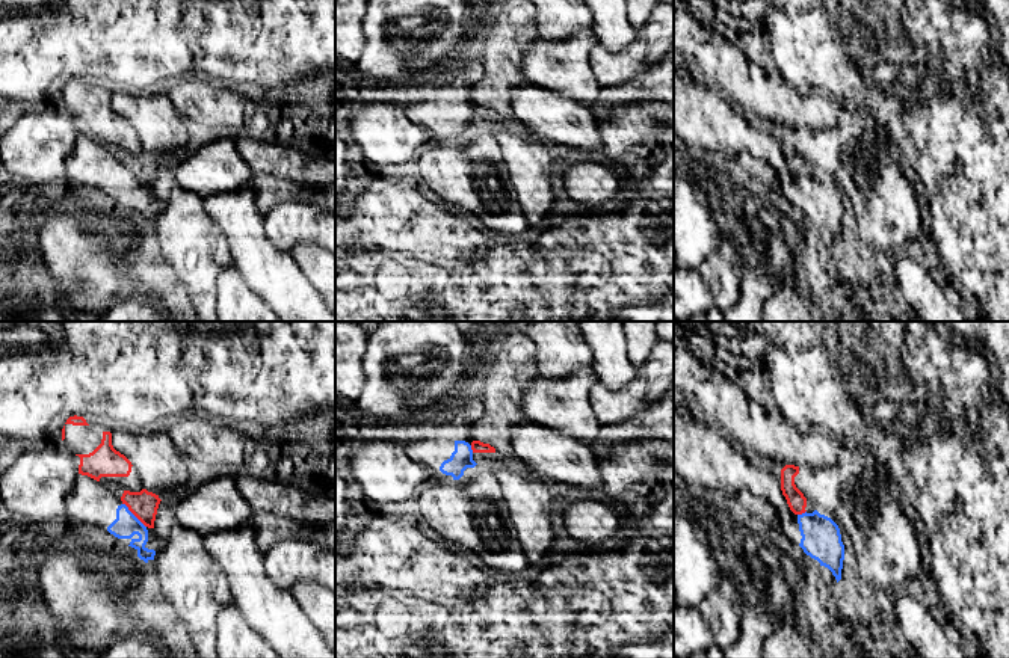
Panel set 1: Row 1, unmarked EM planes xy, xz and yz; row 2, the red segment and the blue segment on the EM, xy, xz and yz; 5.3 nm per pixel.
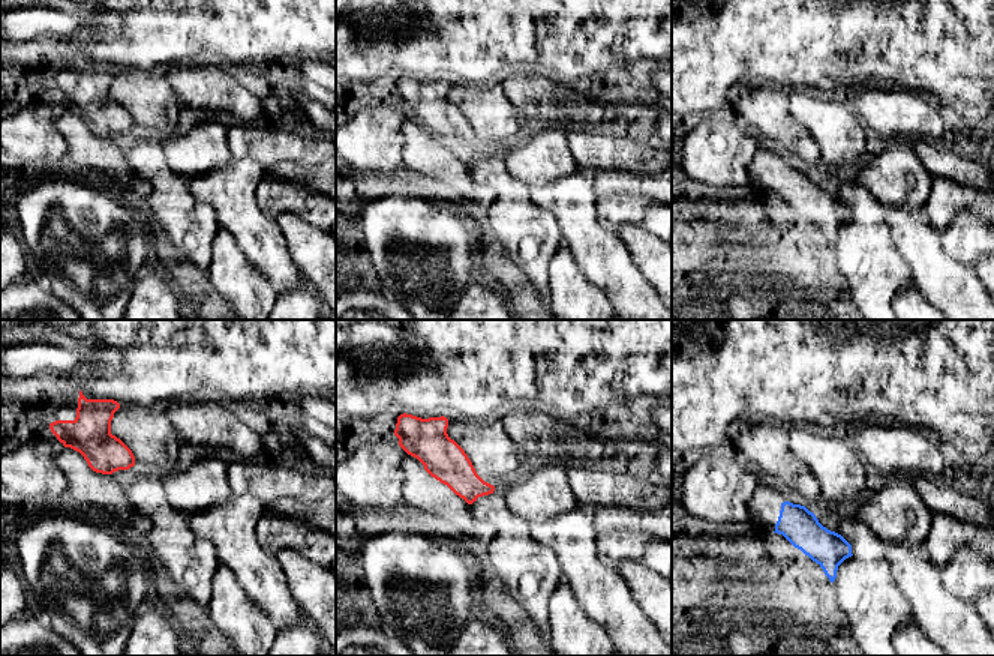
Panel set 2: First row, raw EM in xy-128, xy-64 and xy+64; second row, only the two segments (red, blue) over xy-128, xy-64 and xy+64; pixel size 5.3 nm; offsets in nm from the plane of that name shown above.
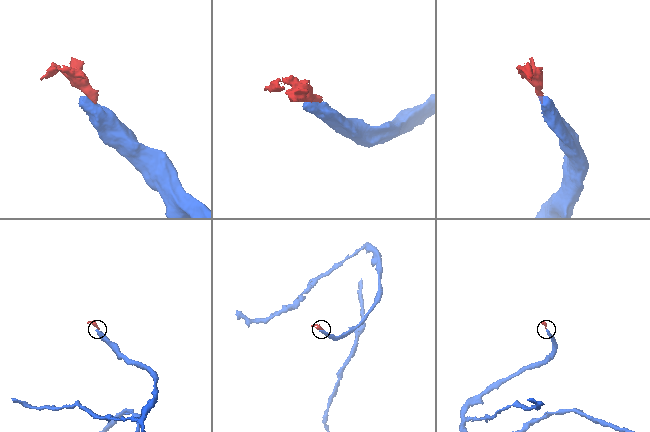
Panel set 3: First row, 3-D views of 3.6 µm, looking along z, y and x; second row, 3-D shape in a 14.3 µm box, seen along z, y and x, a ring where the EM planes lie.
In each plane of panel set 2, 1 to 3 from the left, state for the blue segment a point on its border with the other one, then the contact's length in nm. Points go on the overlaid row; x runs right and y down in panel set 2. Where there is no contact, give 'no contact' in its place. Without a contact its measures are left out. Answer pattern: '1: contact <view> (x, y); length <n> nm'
1: no contact
2: no contact
3: no contact

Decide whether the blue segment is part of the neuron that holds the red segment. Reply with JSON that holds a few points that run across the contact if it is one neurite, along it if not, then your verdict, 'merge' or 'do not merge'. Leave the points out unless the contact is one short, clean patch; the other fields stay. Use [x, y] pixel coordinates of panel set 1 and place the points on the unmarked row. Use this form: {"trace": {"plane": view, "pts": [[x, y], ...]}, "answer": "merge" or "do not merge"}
{"trace": {"plane": "xy", "pts": [[123, 165], [145, 189]]}, "answer": "do not merge"}

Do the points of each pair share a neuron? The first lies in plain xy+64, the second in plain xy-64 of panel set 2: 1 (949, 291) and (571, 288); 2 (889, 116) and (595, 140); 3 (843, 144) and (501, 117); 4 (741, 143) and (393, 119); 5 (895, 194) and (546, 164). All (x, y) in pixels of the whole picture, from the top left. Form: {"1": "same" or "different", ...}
{"1": "different", "2": "different", "3": "same", "4": "same", "5": "same"}

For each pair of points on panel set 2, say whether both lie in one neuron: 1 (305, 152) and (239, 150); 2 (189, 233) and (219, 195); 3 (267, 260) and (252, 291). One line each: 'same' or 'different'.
1: same
2: different
3: different

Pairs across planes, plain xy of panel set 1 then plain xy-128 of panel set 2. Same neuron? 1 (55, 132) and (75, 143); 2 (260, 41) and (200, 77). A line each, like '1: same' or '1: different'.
1: different
2: different

